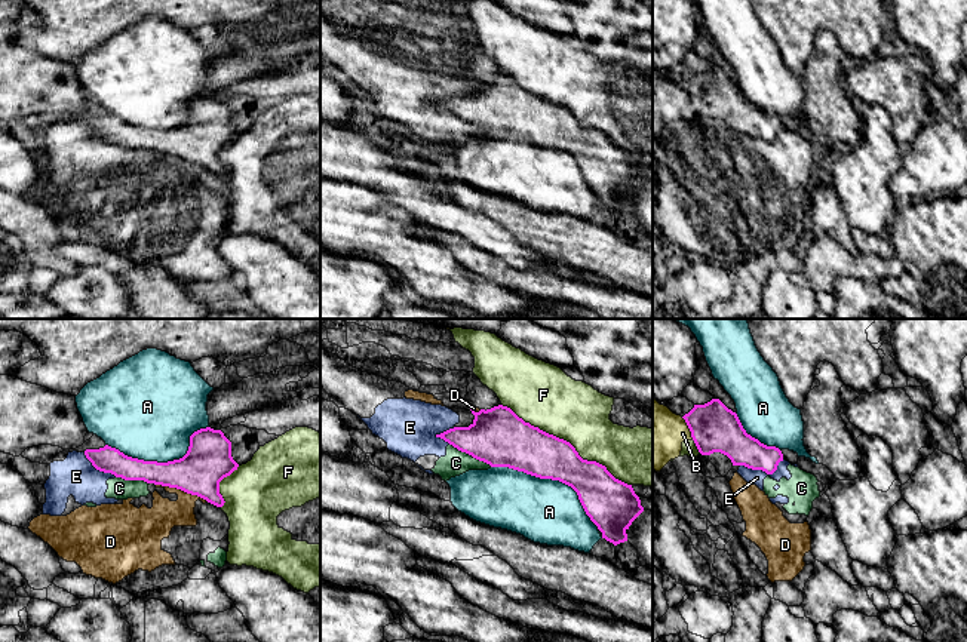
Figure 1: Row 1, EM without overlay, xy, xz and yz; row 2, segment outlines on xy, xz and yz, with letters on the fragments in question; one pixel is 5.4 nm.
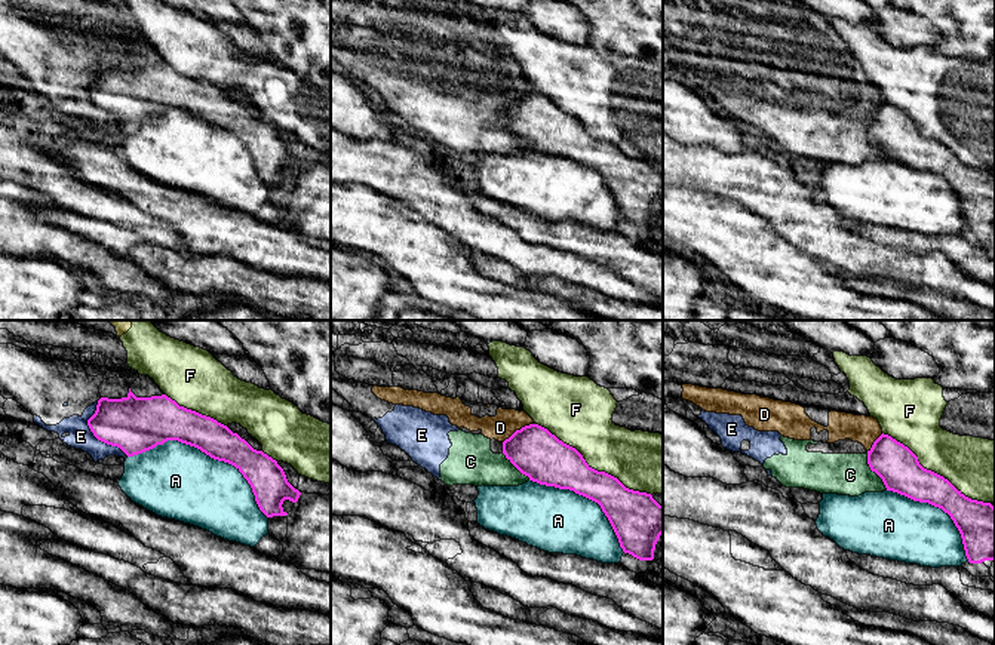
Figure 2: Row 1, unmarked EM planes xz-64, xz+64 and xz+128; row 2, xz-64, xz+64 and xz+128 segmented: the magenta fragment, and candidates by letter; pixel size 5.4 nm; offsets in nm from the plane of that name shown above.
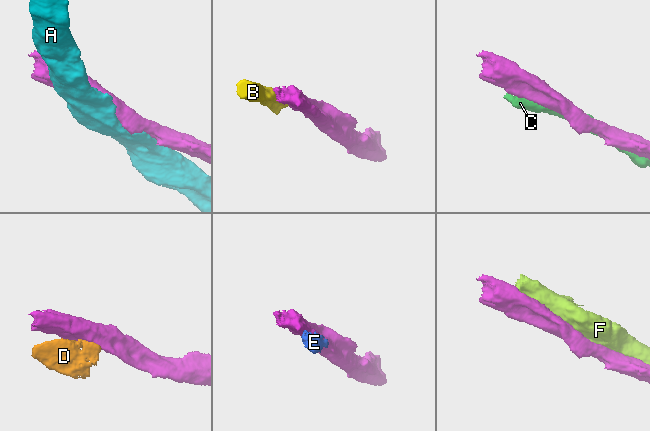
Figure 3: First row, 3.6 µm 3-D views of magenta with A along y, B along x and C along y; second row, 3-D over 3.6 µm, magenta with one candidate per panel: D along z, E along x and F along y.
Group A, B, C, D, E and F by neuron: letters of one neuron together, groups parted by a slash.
A / B F / C D E

